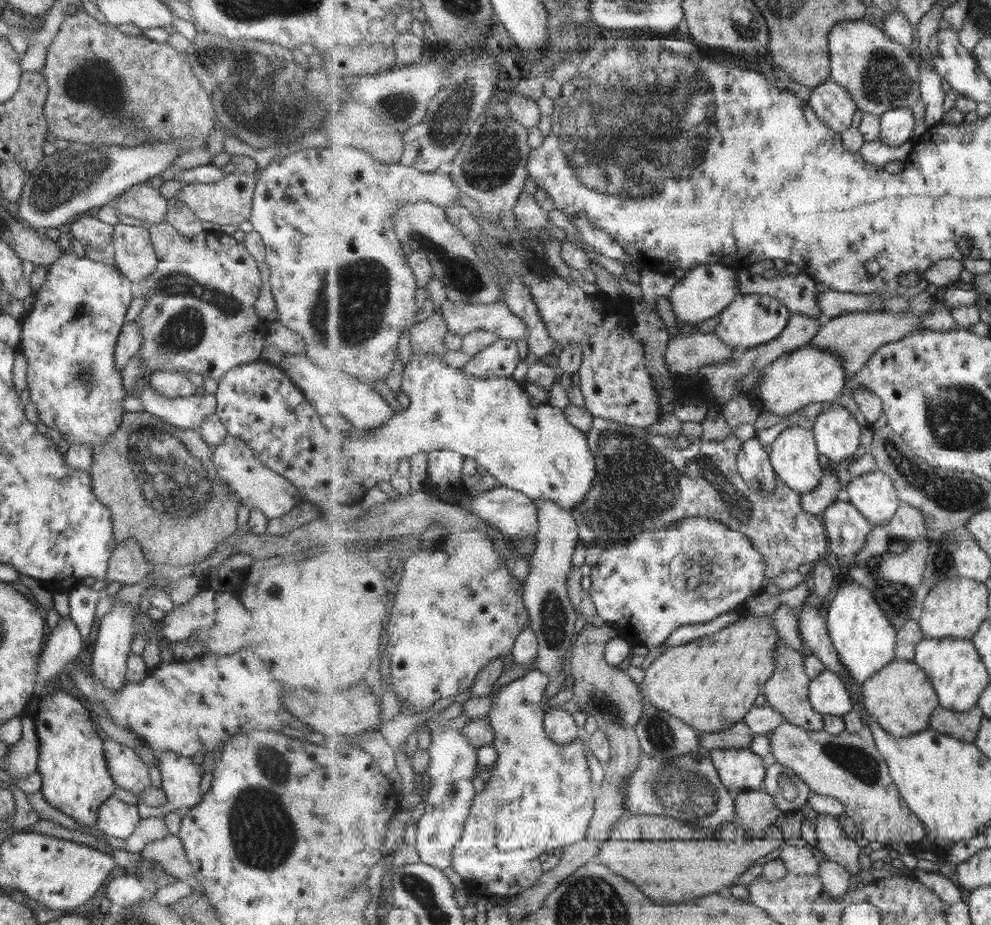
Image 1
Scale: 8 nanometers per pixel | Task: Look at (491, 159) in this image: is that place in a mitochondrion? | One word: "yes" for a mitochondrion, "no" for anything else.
yes

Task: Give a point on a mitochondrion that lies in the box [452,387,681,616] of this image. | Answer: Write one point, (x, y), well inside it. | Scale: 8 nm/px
(637, 472)

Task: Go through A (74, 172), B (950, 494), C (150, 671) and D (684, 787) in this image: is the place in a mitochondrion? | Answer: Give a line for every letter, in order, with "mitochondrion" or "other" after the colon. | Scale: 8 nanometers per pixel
A: mitochondrion
B: mitochondrion
C: other
D: mitochondrion

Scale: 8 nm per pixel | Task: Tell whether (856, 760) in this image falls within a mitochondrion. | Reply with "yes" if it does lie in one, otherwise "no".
yes

